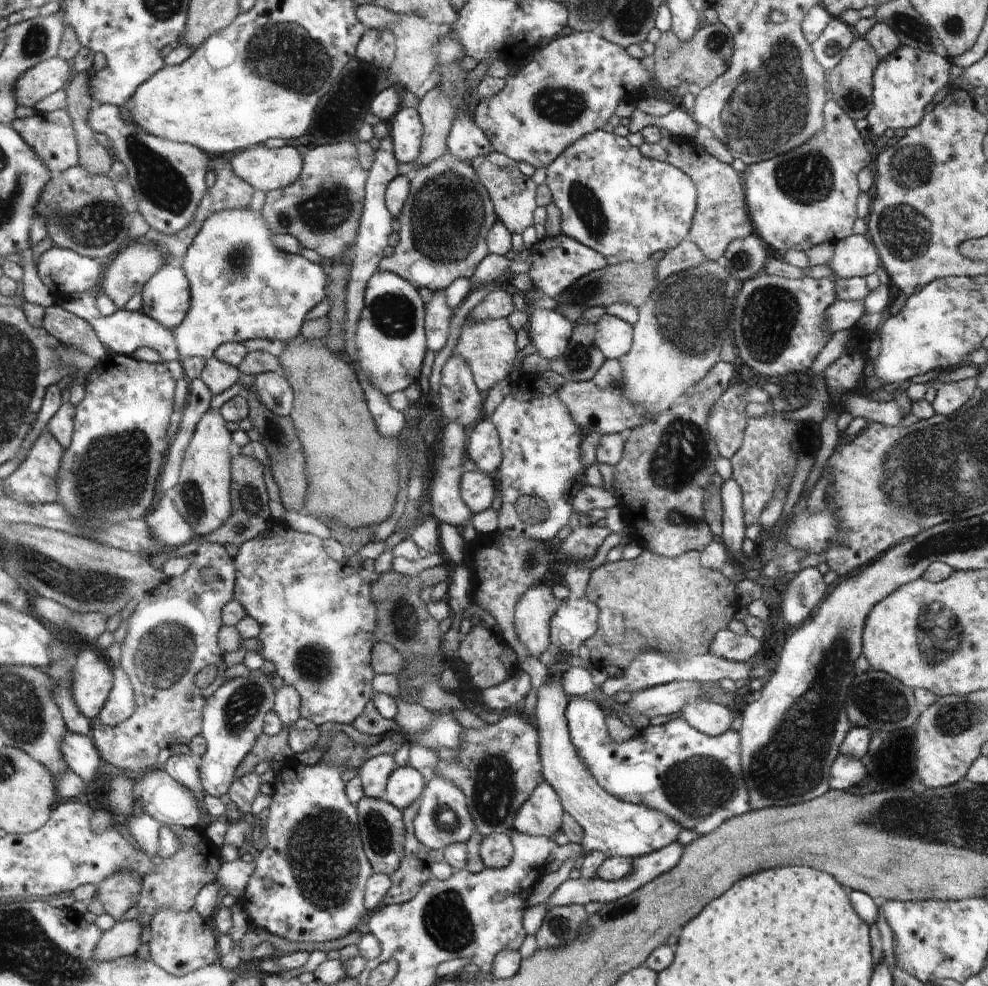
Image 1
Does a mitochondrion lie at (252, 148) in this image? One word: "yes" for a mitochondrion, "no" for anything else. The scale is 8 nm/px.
no

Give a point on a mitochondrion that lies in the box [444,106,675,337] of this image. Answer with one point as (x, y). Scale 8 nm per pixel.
(581, 197)

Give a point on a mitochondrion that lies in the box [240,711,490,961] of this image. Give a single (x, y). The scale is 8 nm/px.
(322, 851)

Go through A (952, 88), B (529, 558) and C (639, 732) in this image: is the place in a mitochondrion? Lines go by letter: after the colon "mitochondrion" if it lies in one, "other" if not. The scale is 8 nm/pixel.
A: other
B: mitochondrion
C: other

